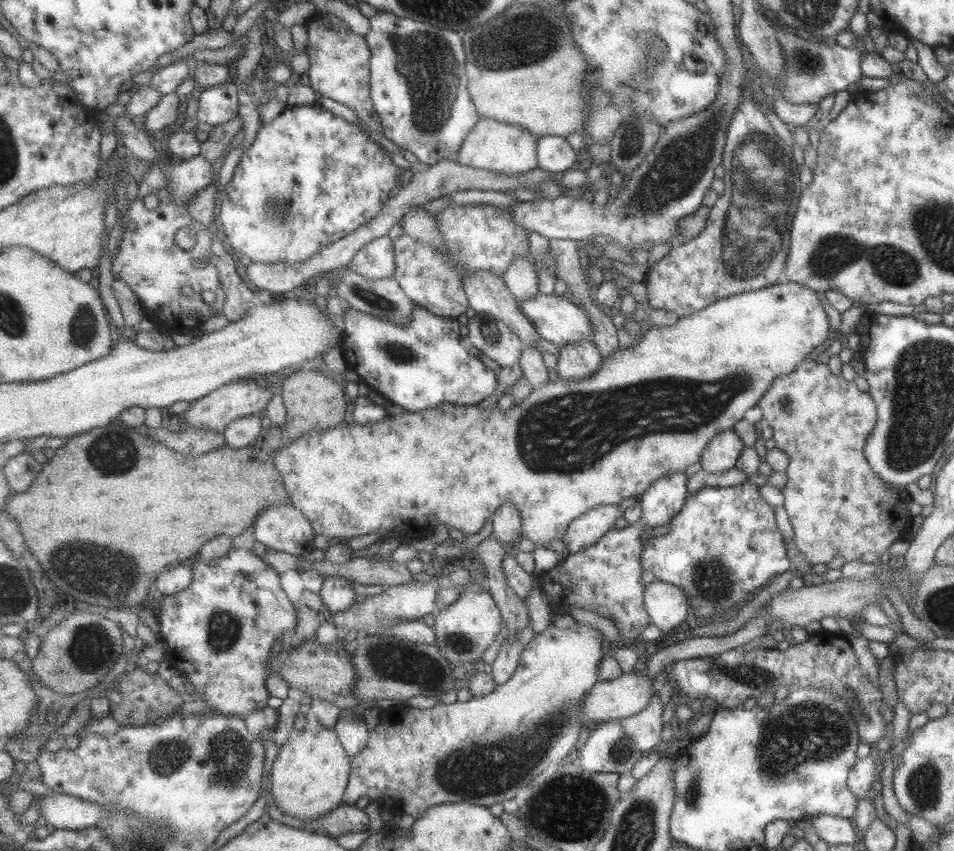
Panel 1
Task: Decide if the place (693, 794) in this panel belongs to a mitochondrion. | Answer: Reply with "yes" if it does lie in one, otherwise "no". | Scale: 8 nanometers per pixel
yes

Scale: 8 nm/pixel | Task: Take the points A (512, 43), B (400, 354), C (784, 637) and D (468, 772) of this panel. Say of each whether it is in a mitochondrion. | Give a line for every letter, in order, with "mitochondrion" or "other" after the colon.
A: mitochondrion
B: mitochondrion
C: other
D: mitochondrion

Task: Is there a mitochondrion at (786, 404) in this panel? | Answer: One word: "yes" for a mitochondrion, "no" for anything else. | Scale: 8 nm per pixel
yes

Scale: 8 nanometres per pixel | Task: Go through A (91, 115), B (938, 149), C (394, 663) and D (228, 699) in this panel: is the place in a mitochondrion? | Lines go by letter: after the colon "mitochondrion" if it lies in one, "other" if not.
A: other
B: other
C: mitochondrion
D: other

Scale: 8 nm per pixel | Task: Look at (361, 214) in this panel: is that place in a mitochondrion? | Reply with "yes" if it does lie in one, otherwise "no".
no

